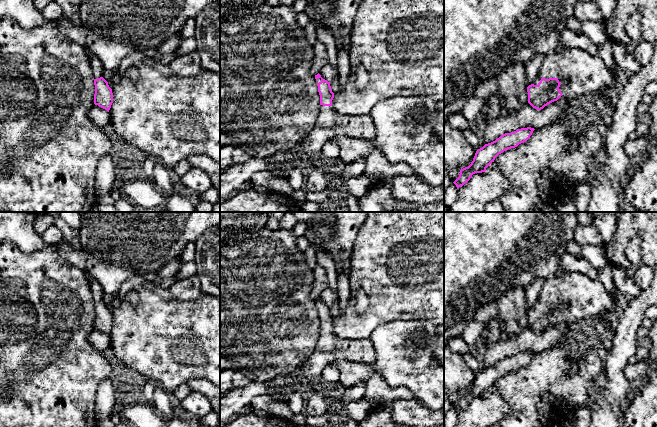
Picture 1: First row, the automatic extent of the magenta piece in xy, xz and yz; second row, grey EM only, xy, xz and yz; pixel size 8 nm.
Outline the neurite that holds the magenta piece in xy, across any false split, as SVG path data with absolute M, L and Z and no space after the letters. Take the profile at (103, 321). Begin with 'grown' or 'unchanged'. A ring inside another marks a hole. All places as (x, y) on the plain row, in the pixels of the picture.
grown; M93 278L89 284L95 309L94 328L109 336L113 327L113 317L108 306L103 302L104 292L96 279Z

